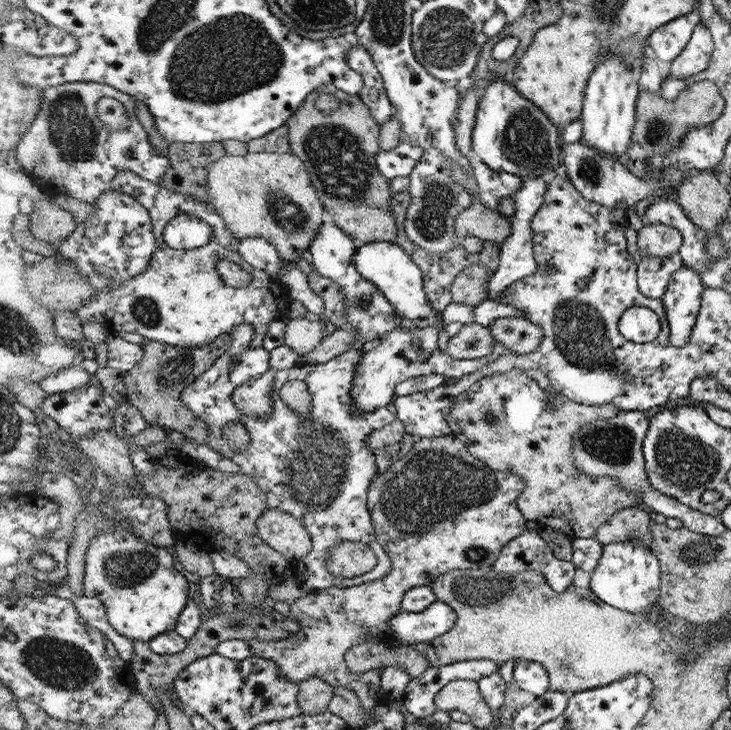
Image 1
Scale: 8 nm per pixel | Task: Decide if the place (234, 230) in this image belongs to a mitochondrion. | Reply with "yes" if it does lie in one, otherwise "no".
no

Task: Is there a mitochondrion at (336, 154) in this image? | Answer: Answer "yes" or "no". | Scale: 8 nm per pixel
yes

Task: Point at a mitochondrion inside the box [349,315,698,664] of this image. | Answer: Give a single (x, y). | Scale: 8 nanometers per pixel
(435, 485)

